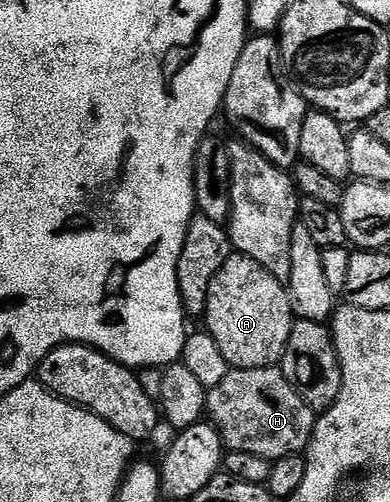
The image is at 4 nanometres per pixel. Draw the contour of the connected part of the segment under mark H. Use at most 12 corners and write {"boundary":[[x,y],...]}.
{"boundary":[[281,366],[206,392],[226,451],[302,455],[316,412]]}

